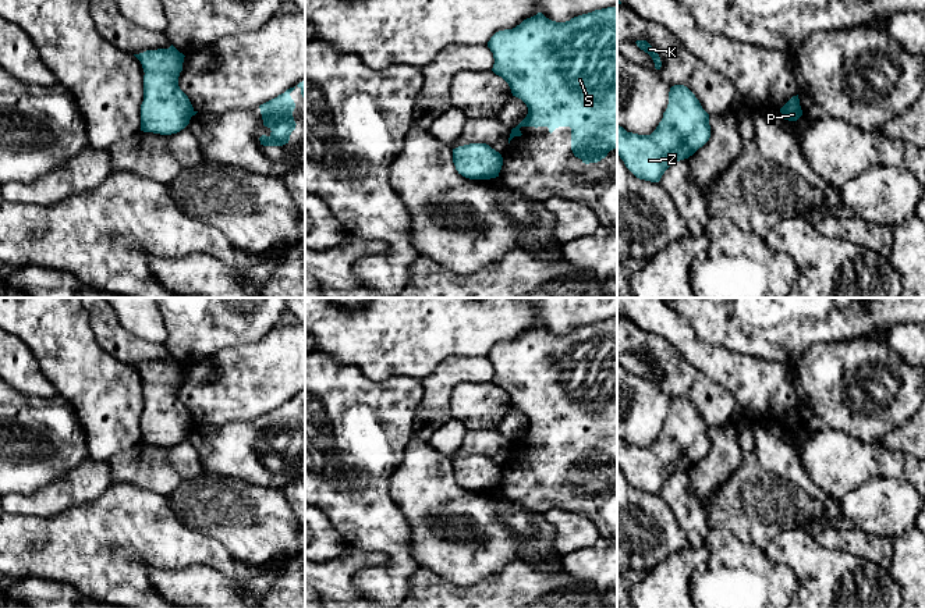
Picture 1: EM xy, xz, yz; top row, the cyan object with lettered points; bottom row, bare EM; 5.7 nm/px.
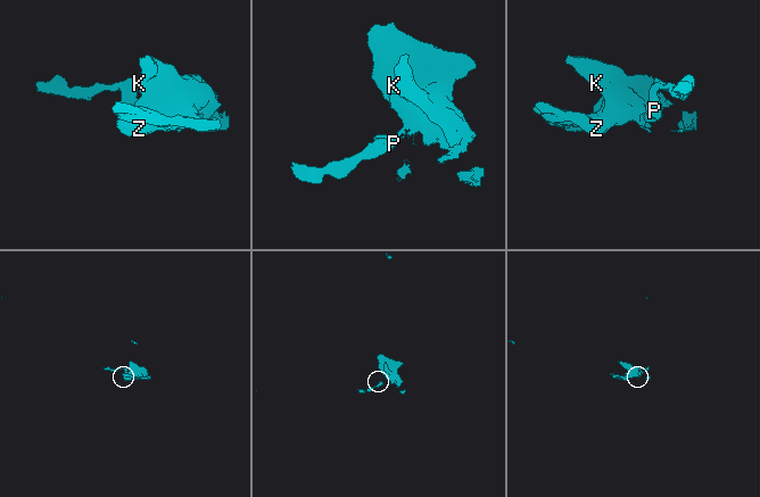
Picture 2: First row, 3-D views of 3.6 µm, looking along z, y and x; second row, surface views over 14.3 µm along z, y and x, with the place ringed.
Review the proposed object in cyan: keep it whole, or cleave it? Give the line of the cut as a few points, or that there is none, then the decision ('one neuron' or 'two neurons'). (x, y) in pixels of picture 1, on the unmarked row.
cut in xy along (194, 423), (191, 426); two neurons

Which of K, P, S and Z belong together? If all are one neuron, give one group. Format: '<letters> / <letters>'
K S Z / P

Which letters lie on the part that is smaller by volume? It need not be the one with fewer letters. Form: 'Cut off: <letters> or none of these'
Cut off: P

